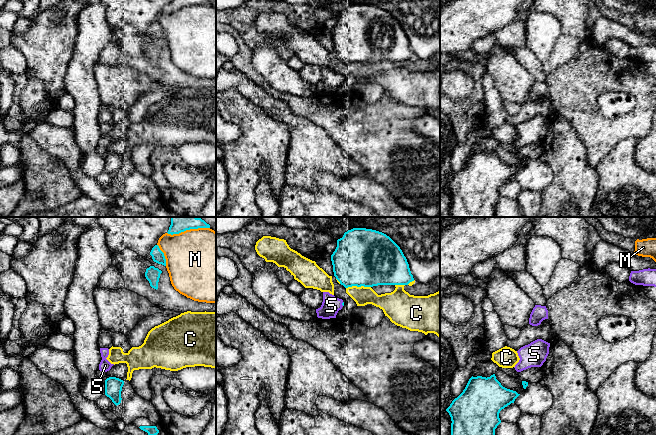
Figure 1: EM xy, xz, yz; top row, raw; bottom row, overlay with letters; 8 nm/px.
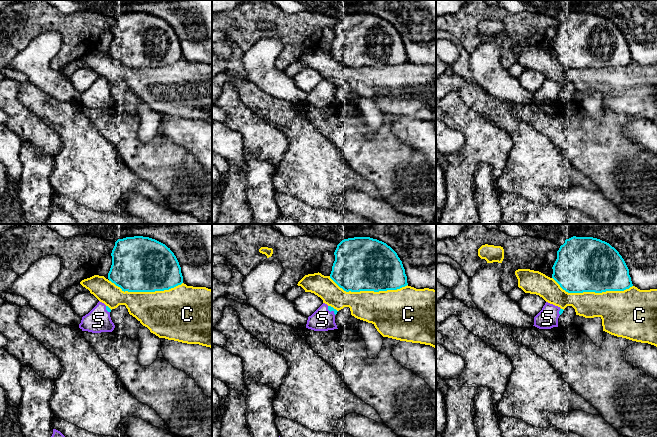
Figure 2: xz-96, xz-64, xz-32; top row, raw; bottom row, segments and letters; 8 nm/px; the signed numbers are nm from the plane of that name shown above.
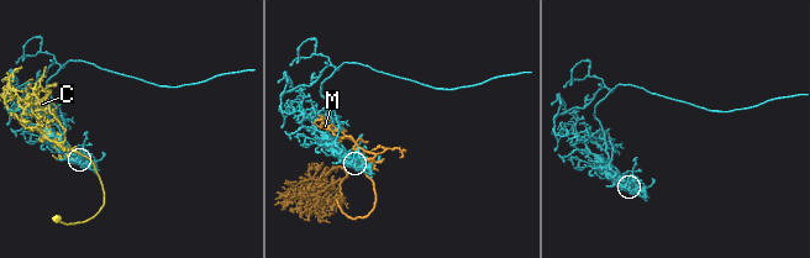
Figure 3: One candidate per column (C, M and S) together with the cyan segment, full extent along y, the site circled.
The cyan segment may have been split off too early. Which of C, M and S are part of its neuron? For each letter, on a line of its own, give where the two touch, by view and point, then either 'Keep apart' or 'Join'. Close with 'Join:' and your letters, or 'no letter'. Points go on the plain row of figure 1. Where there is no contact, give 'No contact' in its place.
C: Touches cyan at xz (358, 62). Keep apart
M: Touches cyan at xy (163, 31). Keep apart
S: Touches cyan at xz (342, 80). Join
Join: S

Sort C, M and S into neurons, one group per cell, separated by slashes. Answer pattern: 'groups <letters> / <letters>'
groups C / M / S

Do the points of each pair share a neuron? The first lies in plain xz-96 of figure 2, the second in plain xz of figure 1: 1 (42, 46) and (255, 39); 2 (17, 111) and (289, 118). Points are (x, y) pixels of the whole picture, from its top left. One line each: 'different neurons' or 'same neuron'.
1: different neurons
2: different neurons

